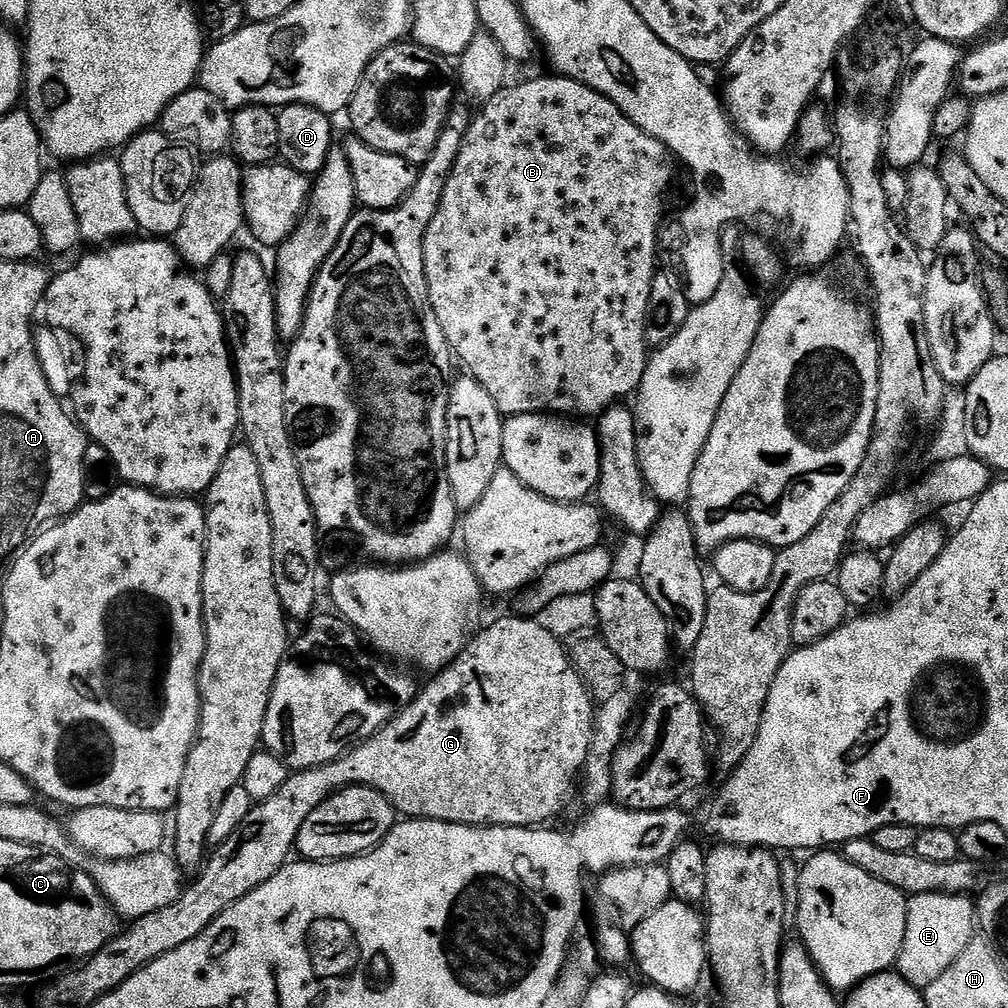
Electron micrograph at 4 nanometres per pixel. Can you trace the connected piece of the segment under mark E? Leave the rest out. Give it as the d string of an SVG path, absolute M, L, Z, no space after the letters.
M931 892L911 897L906 910L906 938L895 962L898 974L918 989L925 989L949 970L978 928L976 905L967 895Z

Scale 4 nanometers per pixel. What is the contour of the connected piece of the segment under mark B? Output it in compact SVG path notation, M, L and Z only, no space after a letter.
M547 75L537 80L524 80L521 84L509 83L482 104L481 112L475 113L464 136L458 162L446 182L446 190L442 190L442 202L424 235L428 297L453 357L459 363L461 360L463 371L477 380L490 398L494 398L494 406L498 406L501 416L507 418L543 412L565 418L598 418L608 408L627 401L627 396L628 399L635 397L640 391L650 355L646 318L650 290L658 271L656 256L665 223L664 199L676 176L677 165L668 147L658 142L658 138L650 138L646 130L634 126L634 122L630 122L630 118L626 118L626 114L622 114L610 98L577 80Z

